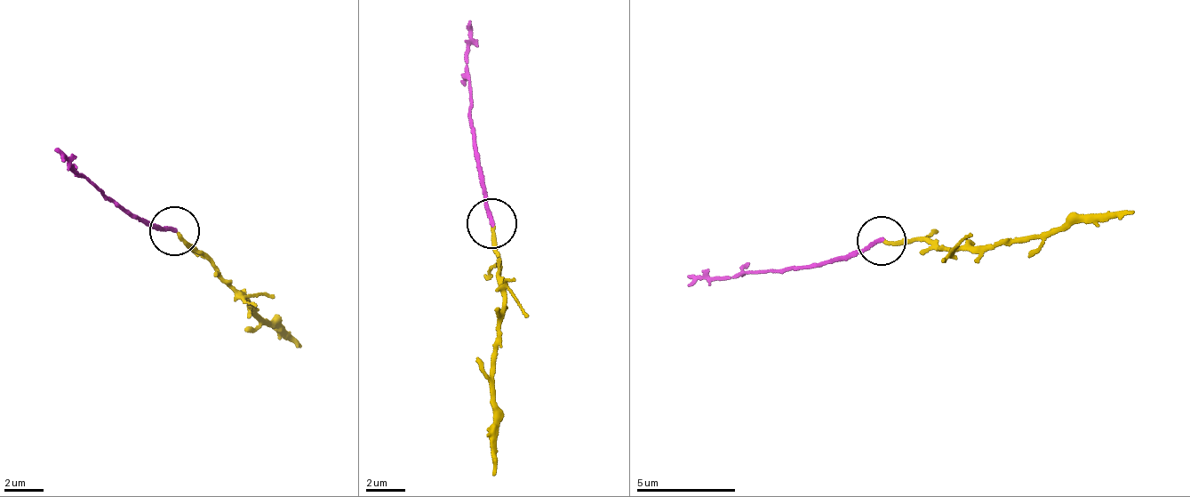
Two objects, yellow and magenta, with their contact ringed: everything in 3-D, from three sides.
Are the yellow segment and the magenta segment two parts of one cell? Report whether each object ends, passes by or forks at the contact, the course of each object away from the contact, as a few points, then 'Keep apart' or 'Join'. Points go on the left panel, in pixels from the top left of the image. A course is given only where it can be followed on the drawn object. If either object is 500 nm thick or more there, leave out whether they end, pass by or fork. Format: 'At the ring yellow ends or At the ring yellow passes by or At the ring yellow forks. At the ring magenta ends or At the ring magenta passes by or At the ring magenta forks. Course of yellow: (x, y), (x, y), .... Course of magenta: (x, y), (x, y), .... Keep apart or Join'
At the ring yellow ends. At the ring magenta ends. Course of yellow: (179, 230), (248, 302), (296, 344). Course of magenta: (172, 229), (116, 204), (63, 159), (55, 148). Join

